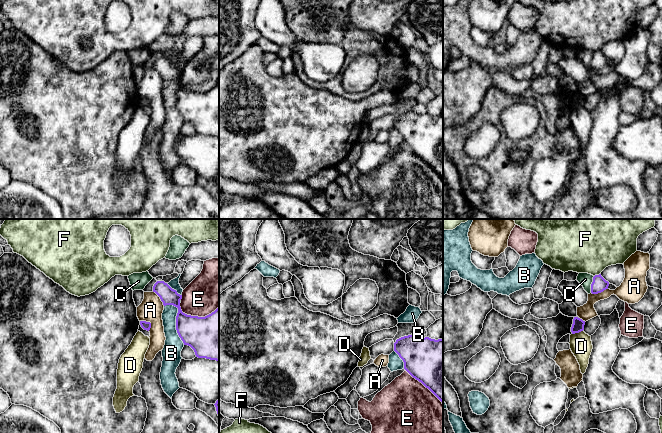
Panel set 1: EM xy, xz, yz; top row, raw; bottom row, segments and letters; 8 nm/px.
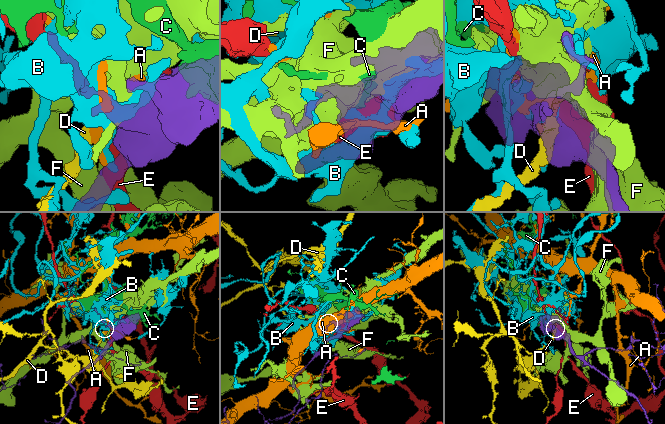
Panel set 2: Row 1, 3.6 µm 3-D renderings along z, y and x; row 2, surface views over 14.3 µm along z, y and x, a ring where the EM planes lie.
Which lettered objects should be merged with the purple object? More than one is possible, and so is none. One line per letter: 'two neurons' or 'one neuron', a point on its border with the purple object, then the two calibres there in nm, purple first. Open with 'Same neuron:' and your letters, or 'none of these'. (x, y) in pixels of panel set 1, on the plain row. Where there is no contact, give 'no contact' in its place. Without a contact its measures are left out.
Same neuron: none of these
A: two neurons; contact xy (148, 98); calibres 70 and 190 nm
B: two neurons; contact xy (176, 97); calibres 280 and 150 nm
C: two neurons; contact yz (591, 60); calibres 120 and 110 nm
D: two neurons; contact yz (577, 108); calibres 100 and 180 nm
E: two neurons; contact xy (196, 92); calibres 380 and 320 nm
F: two neurons; contact yz (597, 51); calibres 120 and 400 nm

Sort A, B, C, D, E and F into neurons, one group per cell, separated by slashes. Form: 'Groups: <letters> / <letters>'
Groups: A / B / C / D / E / F

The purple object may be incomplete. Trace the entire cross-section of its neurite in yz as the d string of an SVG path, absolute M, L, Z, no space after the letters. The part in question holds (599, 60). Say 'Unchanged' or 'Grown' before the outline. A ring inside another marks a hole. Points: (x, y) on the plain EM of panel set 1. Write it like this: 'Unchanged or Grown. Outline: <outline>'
Unchanged. Outline: M601 50L595 51L593 53L593 58L591 60L591 69L598 70L608 65L609 58L606 57Z

